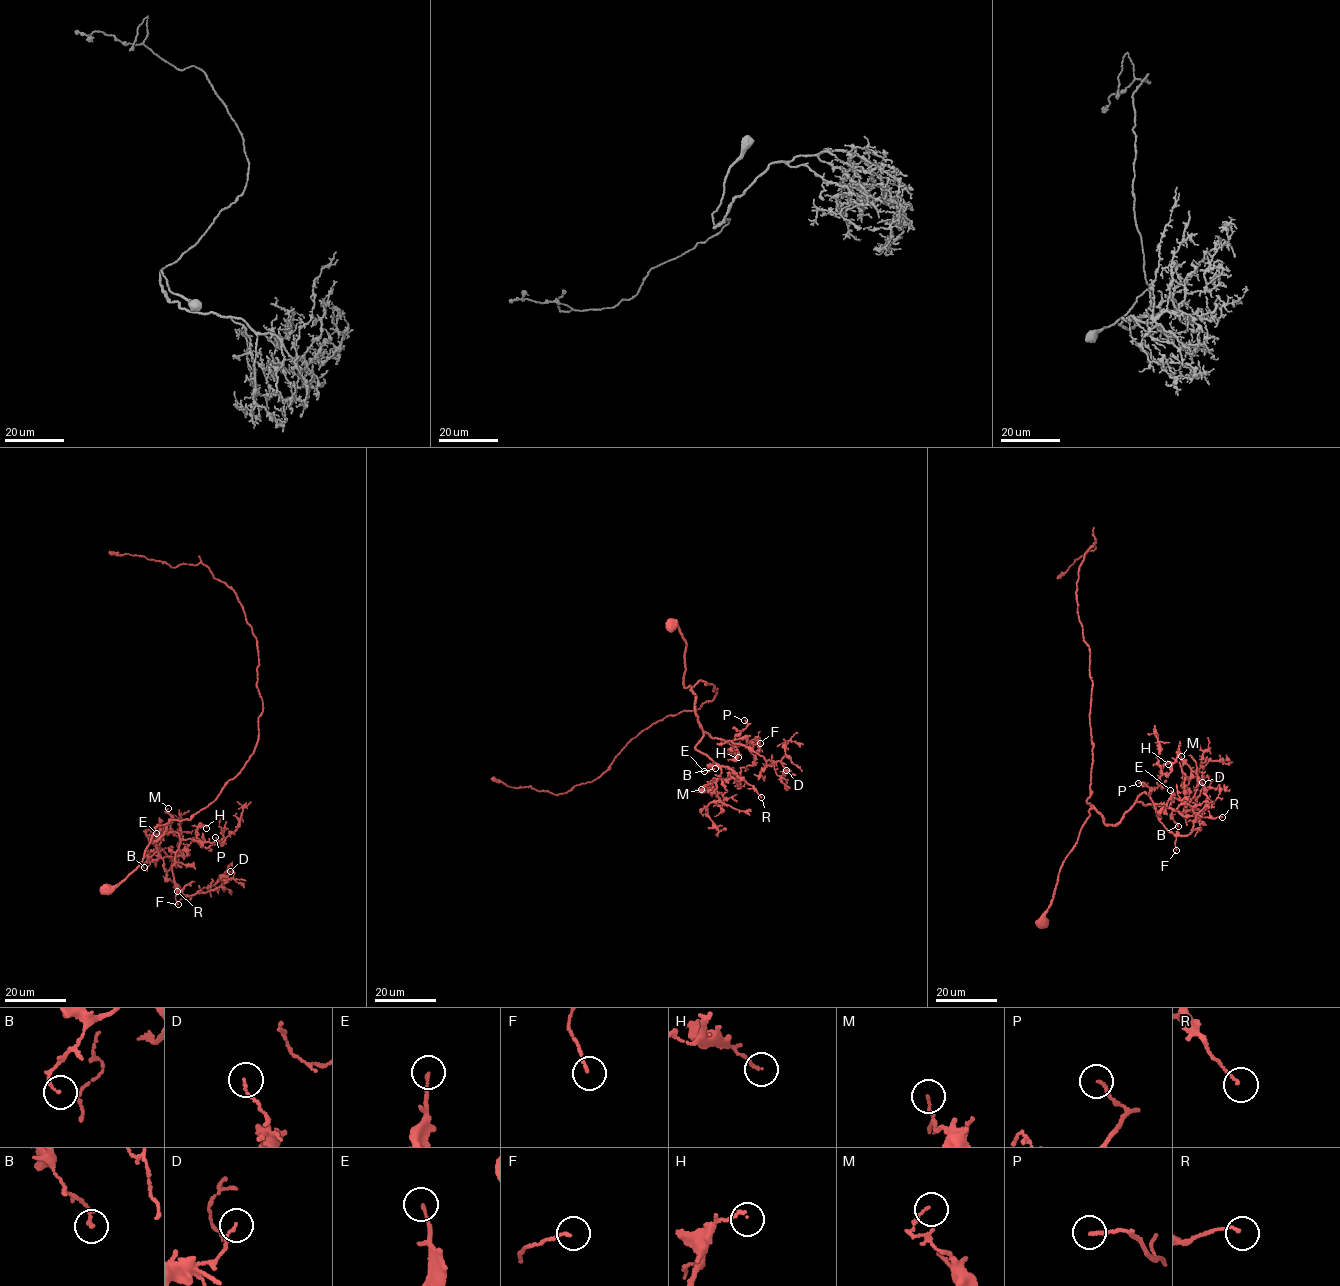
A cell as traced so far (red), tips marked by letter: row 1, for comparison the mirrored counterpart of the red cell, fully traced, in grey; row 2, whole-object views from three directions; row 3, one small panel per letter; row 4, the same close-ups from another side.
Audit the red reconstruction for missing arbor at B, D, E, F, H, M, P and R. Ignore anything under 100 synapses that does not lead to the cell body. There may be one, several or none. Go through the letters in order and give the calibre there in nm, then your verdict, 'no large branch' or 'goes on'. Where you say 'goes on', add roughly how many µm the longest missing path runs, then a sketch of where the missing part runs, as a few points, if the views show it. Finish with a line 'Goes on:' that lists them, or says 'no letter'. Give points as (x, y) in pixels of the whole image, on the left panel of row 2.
B: calibre 130 nm; no large branch
D: calibre 110 nm; no large branch
E: calibre 120 nm; no large branch
F: calibre 110 nm; no large branch
H: calibre 100 nm; no large branch
M: calibre 110 nm; no large branch
P: calibre 130 nm; no large branch
R: calibre 110 nm; no large branch
Goes on: no letter

